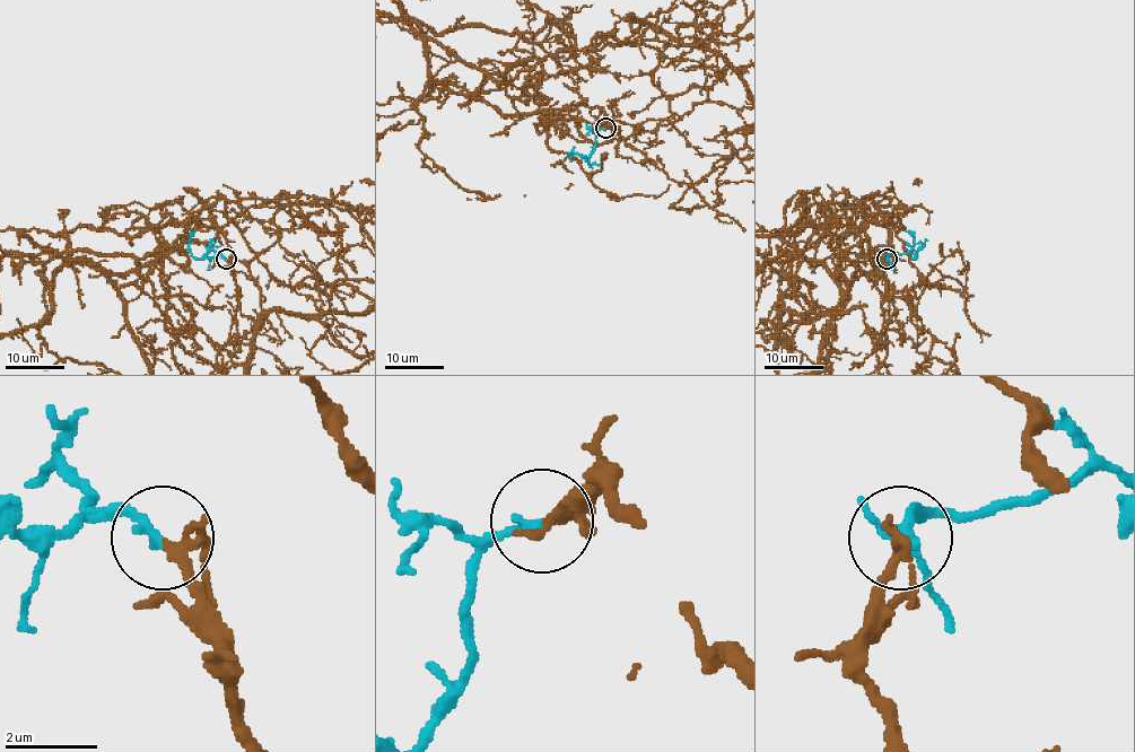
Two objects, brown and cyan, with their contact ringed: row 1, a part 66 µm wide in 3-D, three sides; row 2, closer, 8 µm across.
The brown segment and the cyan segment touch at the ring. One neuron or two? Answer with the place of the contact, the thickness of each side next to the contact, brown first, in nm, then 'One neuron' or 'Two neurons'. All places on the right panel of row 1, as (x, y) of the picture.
Place: (887, 259). Thickness 170 nm (brown) against 240 nm. One neuron

